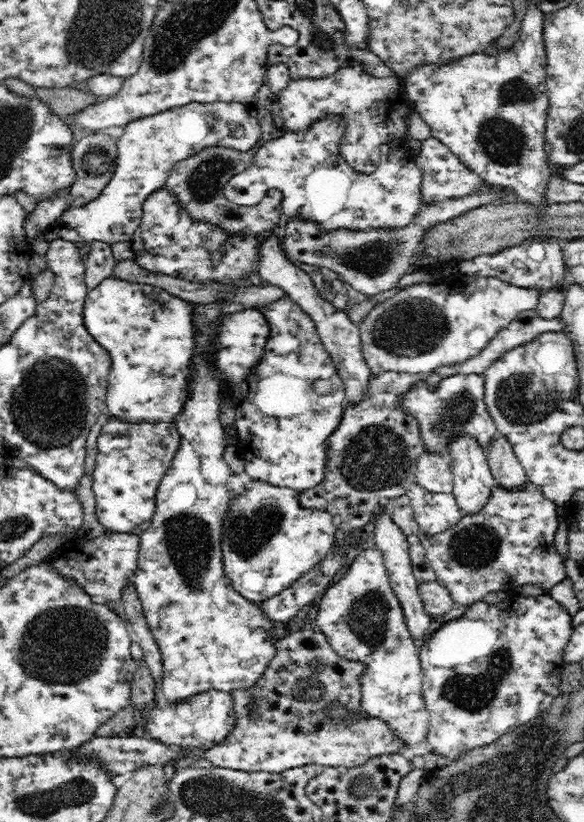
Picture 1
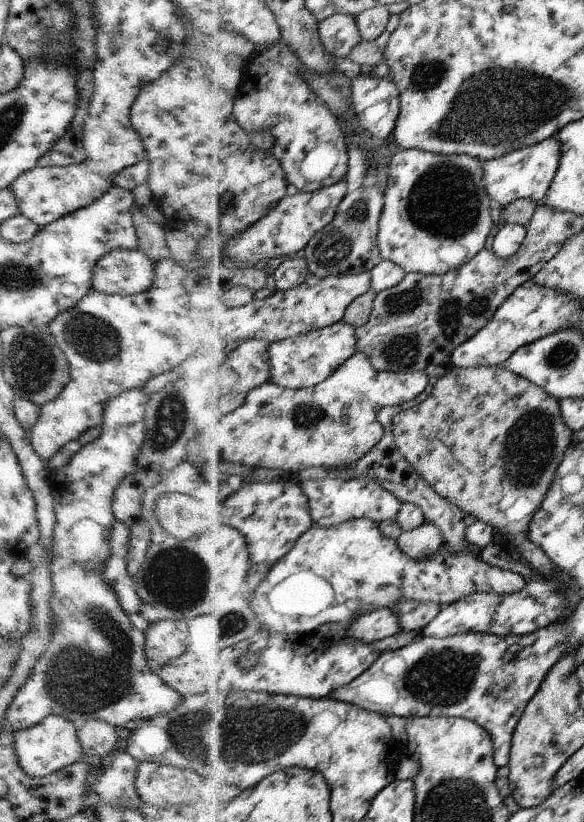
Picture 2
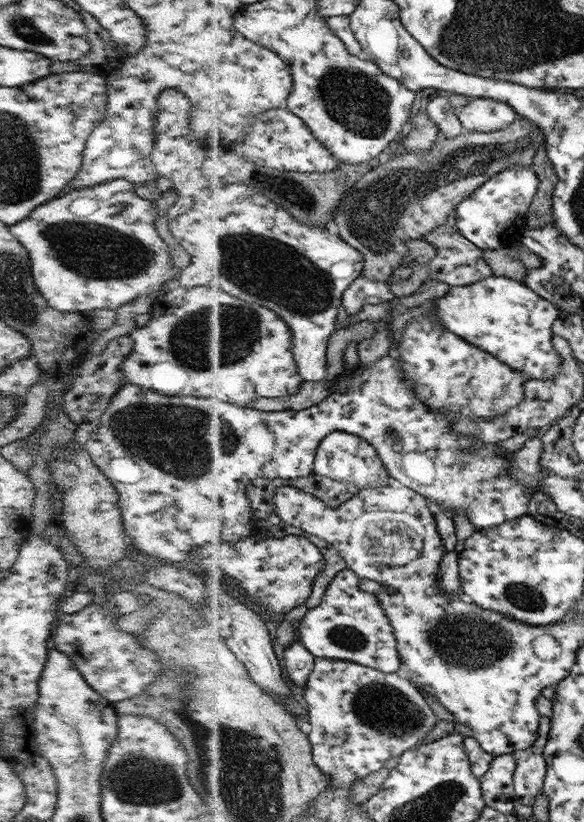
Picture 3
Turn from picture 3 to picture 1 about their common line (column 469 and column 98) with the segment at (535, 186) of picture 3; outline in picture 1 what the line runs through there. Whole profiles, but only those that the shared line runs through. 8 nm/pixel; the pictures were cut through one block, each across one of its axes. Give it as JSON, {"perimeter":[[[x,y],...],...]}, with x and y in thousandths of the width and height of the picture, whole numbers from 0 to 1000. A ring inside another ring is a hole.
{"perimeter":[[[325,124],[325,127],[296,131],[296,134],[281,137],[223,148],[214,155],[212,164],[200,170],[200,204],[193,217],[188,218],[190,221],[178,226],[178,231],[164,243],[151,246],[144,251],[115,251],[99,269],[91,270],[72,282],[74,287],[84,297],[94,290],[108,290],[115,294],[128,294],[128,297],[132,294],[158,297],[158,294],[168,292],[190,299],[199,294],[224,293],[229,282],[241,271],[243,251],[257,237],[281,229],[295,203],[305,197],[318,195],[318,192],[325,192],[358,179],[360,181],[378,179],[380,181],[394,180],[409,182],[409,185],[426,185],[428,181],[449,172],[447,167],[447,151],[426,139],[425,130],[414,124]]]}

